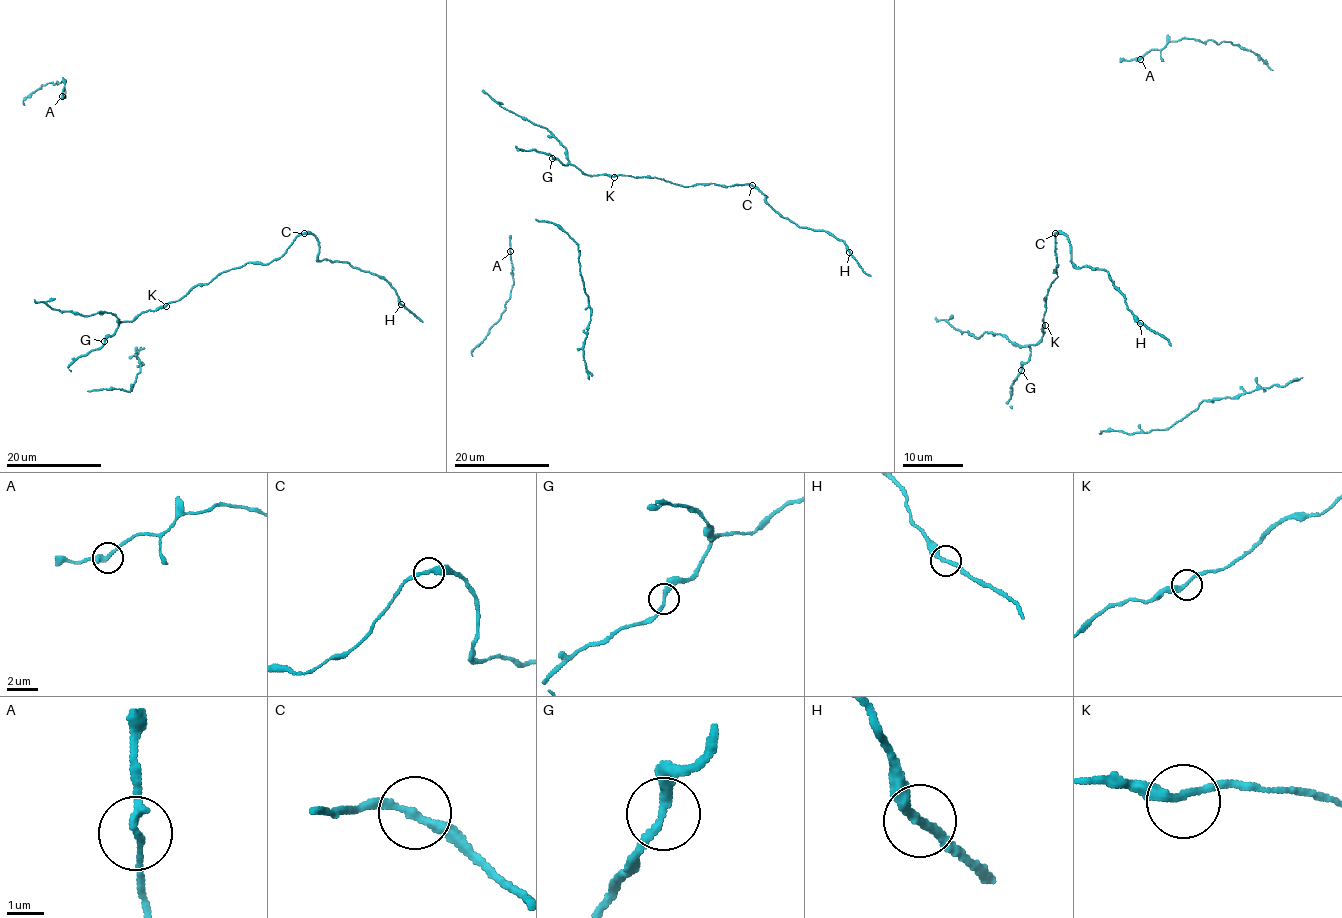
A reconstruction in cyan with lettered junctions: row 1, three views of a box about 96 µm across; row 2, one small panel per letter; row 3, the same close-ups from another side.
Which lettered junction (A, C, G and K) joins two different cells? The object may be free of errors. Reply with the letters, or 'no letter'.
no letter

